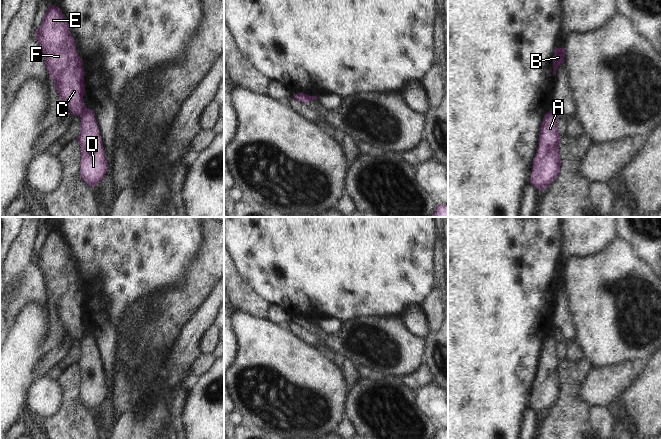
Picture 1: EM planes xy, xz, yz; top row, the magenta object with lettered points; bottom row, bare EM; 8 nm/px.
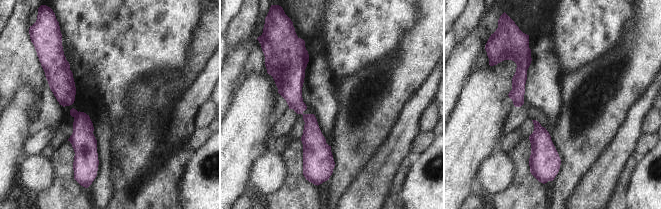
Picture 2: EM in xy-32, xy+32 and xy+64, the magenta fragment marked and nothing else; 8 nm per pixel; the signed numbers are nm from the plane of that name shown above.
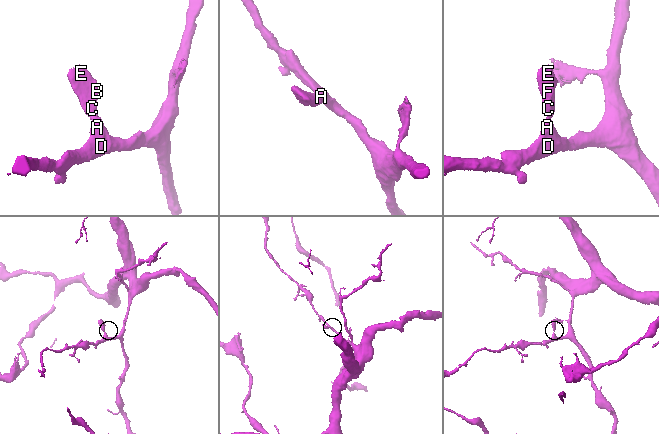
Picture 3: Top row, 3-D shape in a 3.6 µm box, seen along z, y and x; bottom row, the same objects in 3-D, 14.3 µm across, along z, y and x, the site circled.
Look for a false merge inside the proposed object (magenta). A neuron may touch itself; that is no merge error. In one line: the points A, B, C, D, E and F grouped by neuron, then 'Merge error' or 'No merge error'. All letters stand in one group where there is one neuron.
Groups: A D / B C E F. Merge error

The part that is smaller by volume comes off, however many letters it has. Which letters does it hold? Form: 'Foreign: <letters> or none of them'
Foreign: B, C, E, F

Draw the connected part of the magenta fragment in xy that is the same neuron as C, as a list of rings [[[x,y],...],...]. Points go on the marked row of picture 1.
[[[49,5],[35,38],[59,97],[67,109],[81,116],[86,110],[83,60],[78,57],[75,39],[59,7]]]

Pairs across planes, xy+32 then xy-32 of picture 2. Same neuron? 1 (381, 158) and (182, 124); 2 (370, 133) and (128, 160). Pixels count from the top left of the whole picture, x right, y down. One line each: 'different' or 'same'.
1: same
2: different

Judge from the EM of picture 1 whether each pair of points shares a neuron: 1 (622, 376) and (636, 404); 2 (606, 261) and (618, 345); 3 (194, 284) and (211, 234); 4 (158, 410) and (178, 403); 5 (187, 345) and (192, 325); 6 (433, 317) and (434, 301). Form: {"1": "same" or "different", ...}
{"1": "different", "2": "same", "3": "same", "4": "same", "5": "same", "6": "same"}

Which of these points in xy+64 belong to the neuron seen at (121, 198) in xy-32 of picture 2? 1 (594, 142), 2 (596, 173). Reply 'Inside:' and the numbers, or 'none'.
Inside: 2

